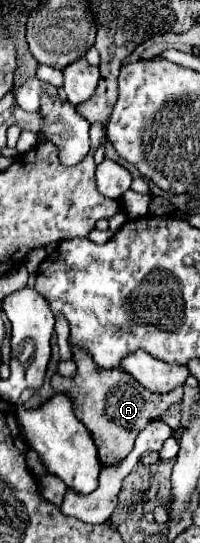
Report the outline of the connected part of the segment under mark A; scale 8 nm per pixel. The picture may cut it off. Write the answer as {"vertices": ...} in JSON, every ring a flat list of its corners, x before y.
{"vertices":[[73,345,71,347,73,361,77,365,77,373,71,379,51,381,57,393,67,393,73,401,73,411,77,419,91,431,93,441,99,449,99,459,103,465,117,465,125,459,135,445,135,437,143,431,157,415,161,415,169,405,181,403,183,387,177,387,169,393,151,393,139,381,135,381,123,369,103,369,95,365,87,349]]}

